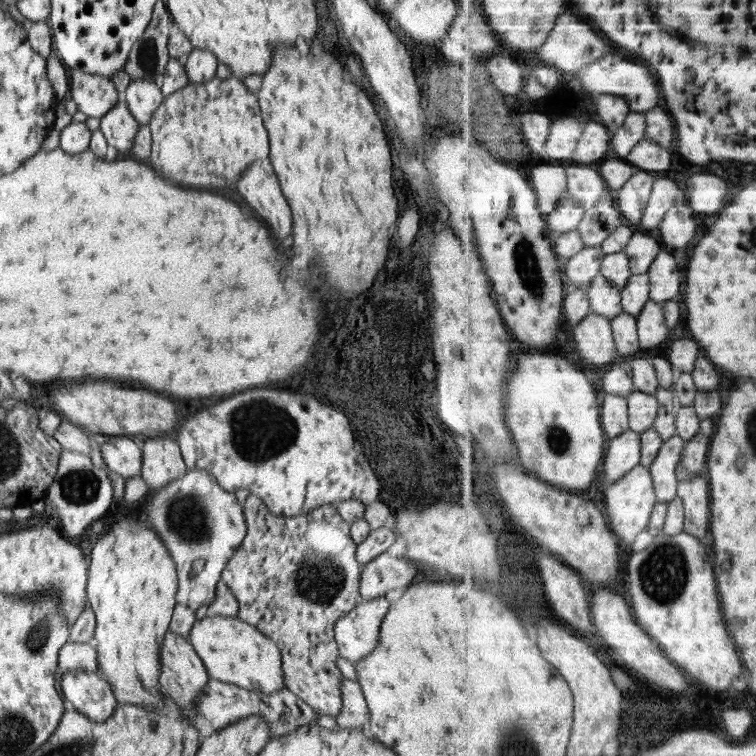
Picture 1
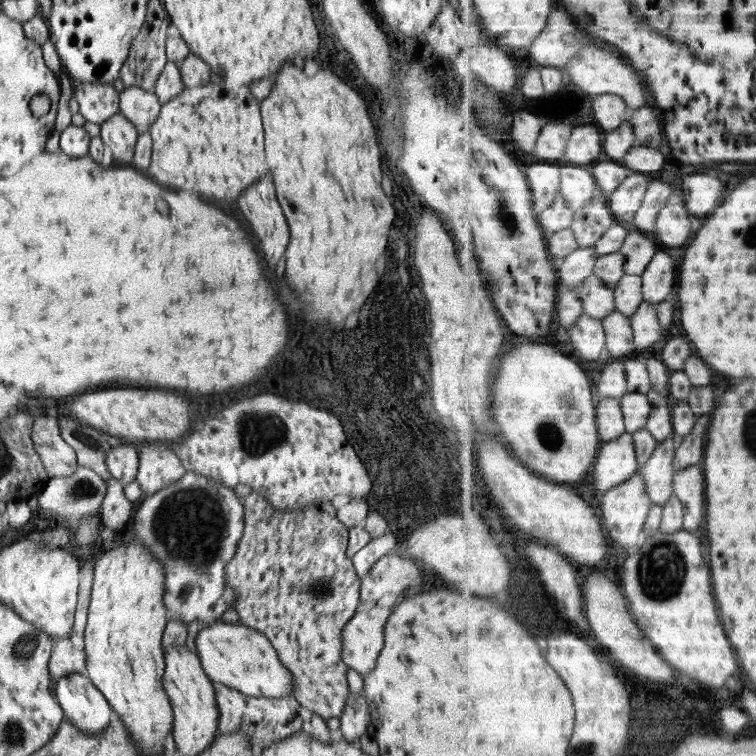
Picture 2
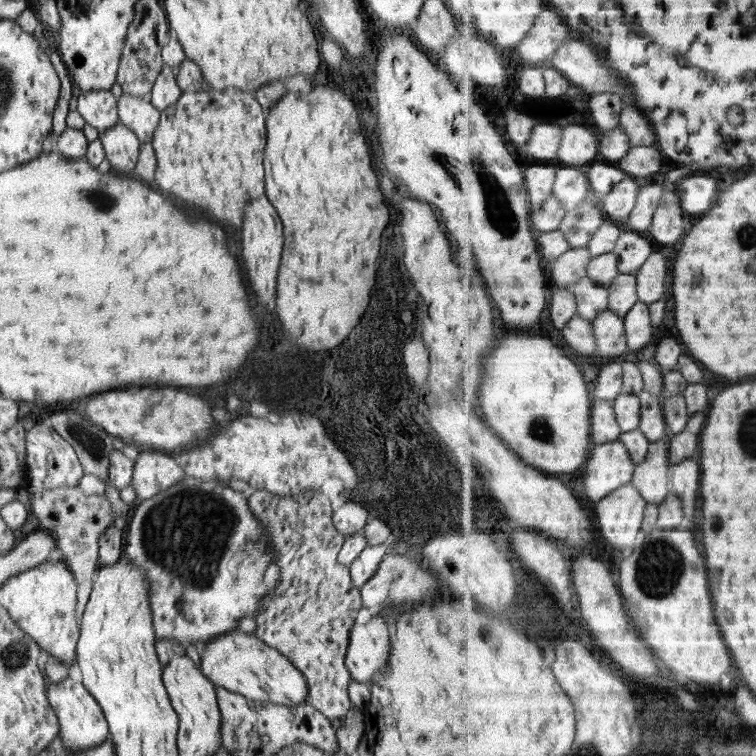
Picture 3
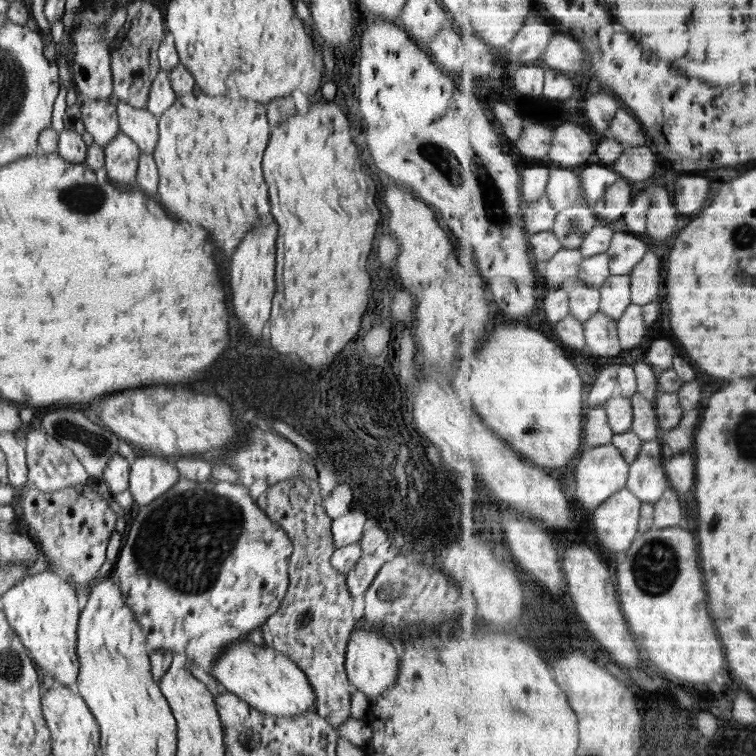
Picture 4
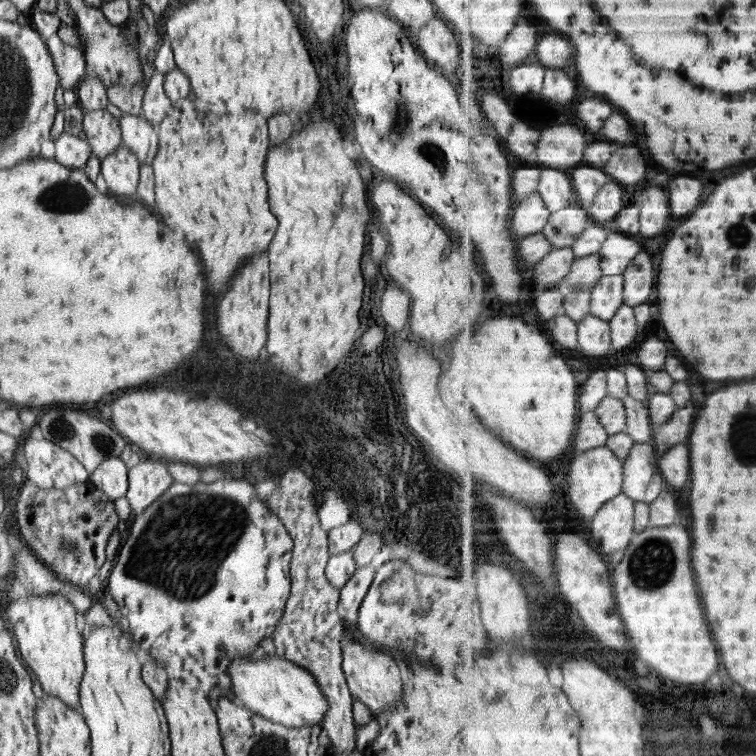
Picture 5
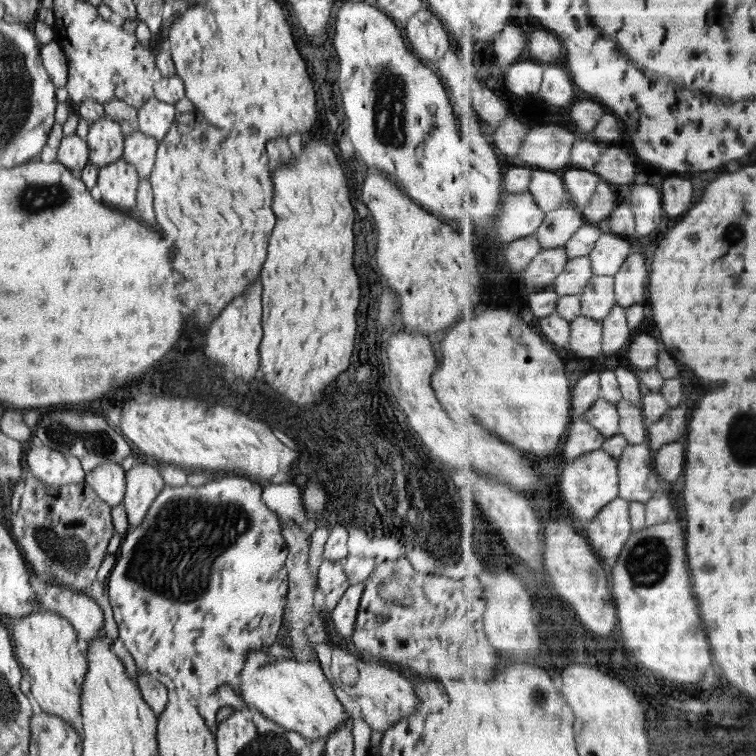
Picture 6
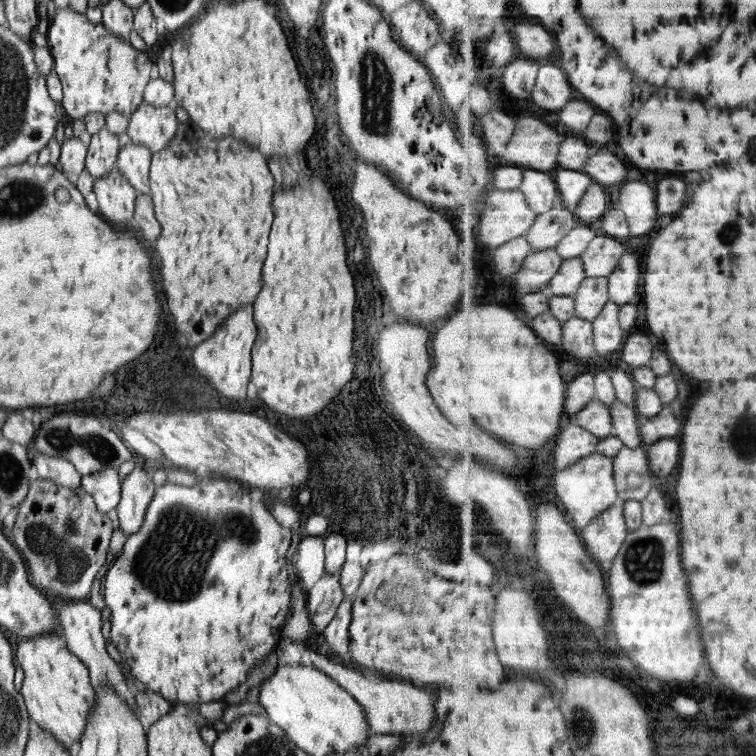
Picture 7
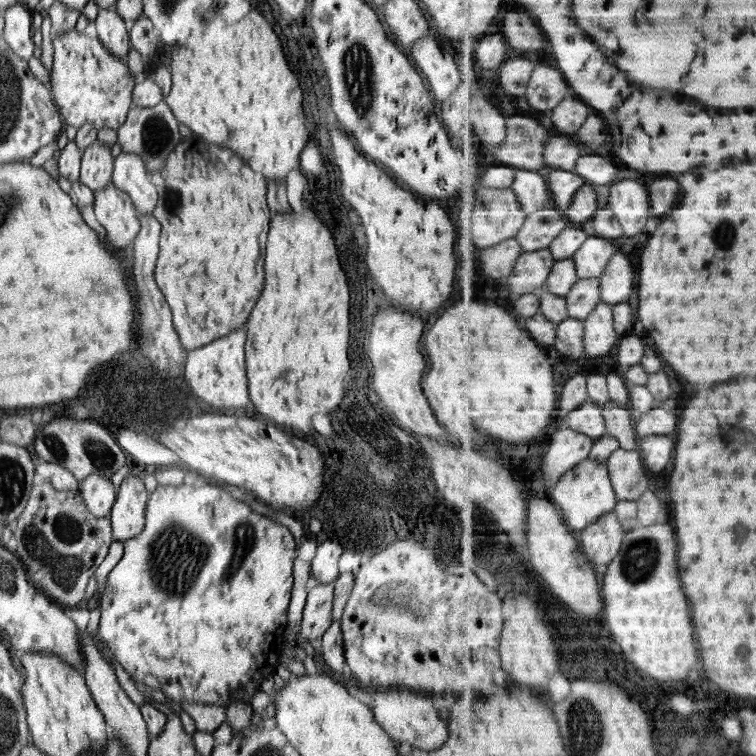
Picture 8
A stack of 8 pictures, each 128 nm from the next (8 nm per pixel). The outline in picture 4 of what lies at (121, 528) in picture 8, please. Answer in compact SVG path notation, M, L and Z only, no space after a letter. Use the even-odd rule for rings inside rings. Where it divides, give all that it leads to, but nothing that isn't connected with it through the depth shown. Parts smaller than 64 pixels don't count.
M140 454L130 467L129 492L136 505L147 506L181 479L172 458Z

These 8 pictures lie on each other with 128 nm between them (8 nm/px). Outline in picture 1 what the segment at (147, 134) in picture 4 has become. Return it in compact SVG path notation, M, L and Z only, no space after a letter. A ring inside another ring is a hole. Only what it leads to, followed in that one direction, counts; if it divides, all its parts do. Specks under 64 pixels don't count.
M149 80L131 81L124 98L126 106L140 127L149 125L152 114L165 99L160 85Z

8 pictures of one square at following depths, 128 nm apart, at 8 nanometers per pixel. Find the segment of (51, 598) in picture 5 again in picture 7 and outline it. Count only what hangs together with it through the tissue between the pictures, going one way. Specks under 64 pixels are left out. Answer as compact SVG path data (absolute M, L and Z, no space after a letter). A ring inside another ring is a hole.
M62 630L24 639L16 650L16 660L25 674L20 694L30 717L70 750L76 740L81 740L87 716L95 707L97 691L91 685L88 667L67 647Z

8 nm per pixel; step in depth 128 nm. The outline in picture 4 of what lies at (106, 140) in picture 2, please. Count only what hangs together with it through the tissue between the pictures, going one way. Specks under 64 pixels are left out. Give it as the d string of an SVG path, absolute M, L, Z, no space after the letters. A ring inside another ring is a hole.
M118 132L118 136L105 146L104 152L108 180L117 186L136 187L139 146L126 134Z

